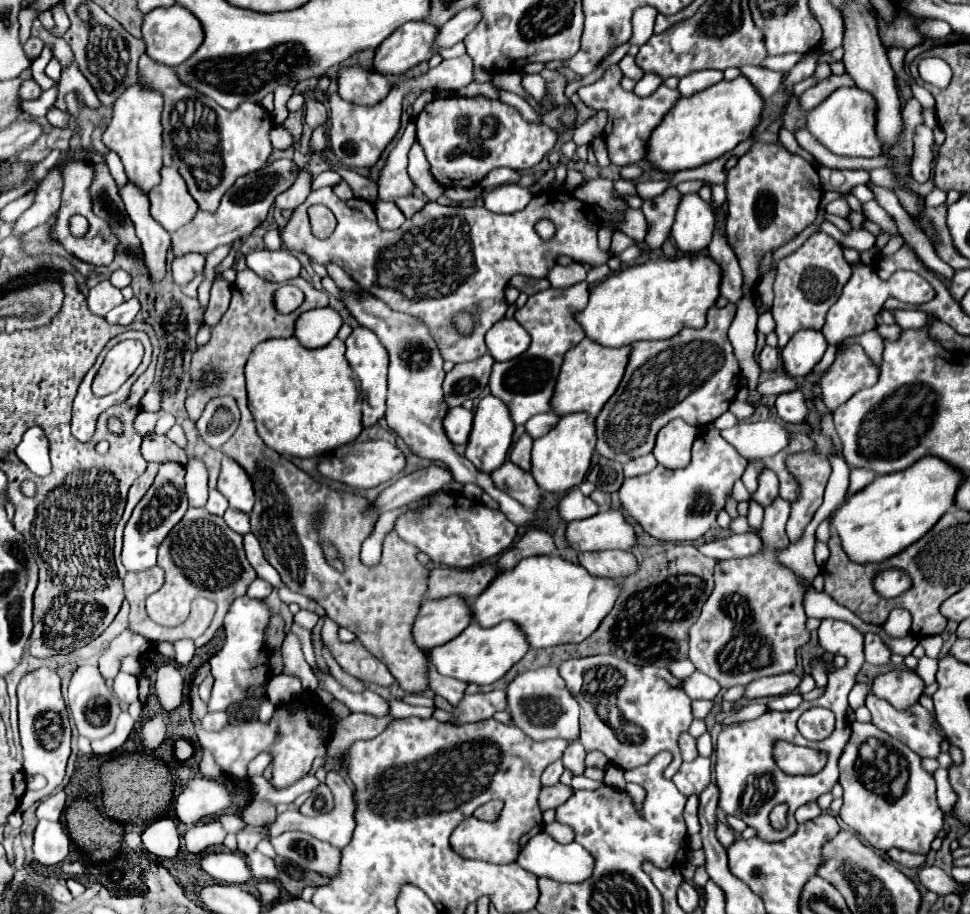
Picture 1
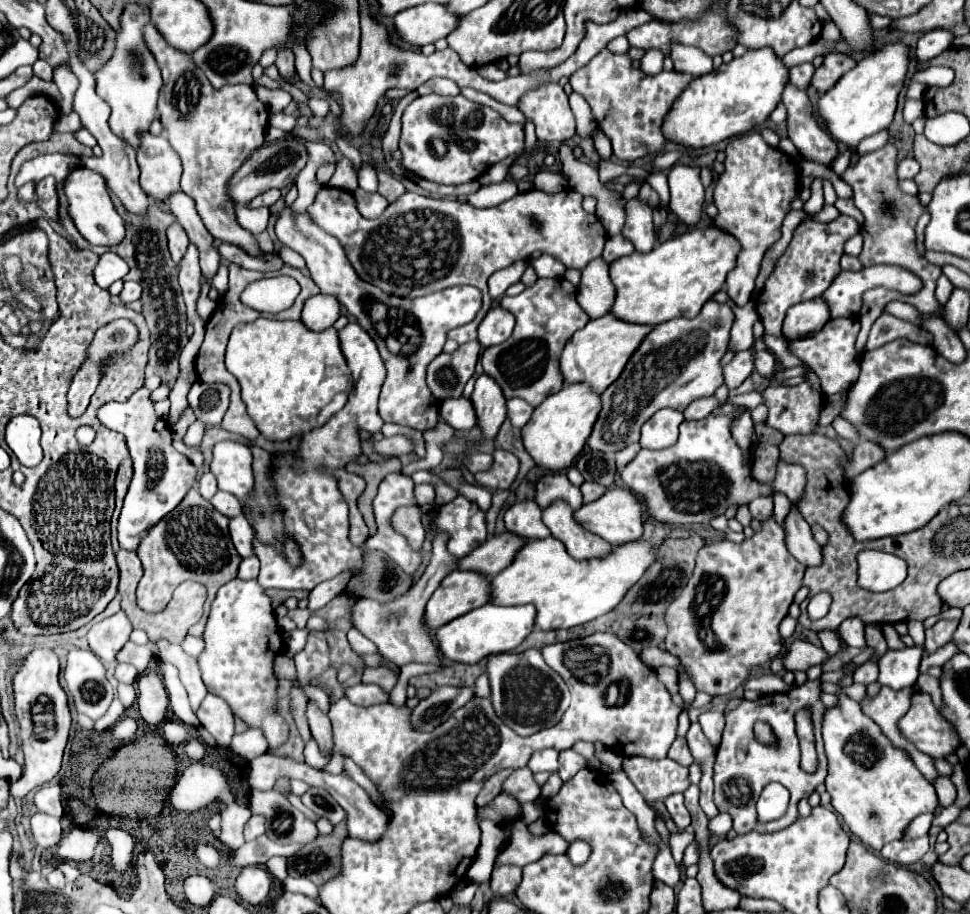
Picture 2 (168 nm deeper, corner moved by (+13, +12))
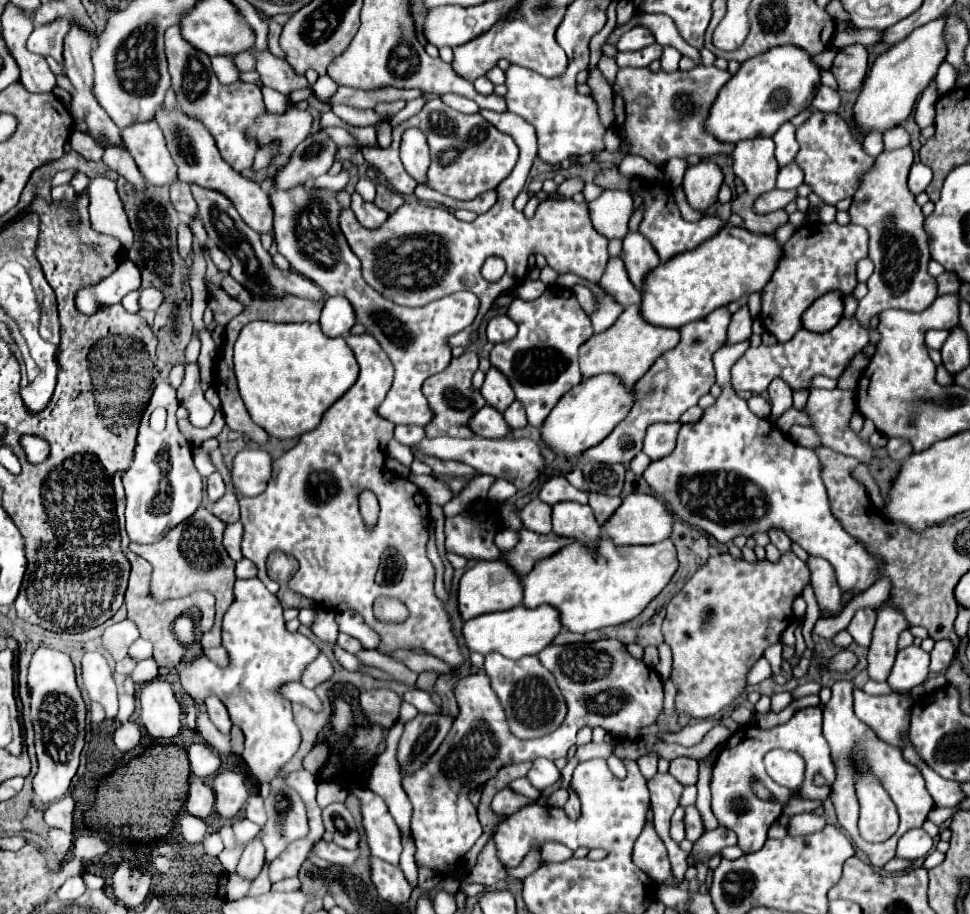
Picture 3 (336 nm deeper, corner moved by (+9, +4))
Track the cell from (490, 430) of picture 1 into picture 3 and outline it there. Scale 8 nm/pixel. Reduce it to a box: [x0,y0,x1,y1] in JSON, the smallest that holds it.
[481,369,515,411]

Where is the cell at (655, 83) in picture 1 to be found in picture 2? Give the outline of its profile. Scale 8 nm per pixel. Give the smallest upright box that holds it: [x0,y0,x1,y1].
[641,49,663,75]

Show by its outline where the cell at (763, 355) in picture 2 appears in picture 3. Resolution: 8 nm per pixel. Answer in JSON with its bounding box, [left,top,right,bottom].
[767,379,793,421]

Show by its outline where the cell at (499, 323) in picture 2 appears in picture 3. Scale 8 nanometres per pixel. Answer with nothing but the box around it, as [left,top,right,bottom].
[487,315,517,343]

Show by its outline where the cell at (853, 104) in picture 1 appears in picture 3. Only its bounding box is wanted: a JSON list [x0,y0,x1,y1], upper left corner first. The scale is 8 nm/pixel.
[853,17,947,133]

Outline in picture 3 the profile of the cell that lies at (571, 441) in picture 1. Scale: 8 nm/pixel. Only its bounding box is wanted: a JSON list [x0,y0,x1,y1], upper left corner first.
[541,375,633,457]

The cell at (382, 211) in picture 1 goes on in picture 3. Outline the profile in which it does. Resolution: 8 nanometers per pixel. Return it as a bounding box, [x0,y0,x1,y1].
[351,193,387,229]

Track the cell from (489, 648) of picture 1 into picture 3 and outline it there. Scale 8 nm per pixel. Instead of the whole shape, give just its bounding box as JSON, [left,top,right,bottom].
[463,605,561,659]

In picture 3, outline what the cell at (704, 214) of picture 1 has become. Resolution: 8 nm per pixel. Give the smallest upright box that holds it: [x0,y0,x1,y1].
[683,159,723,211]

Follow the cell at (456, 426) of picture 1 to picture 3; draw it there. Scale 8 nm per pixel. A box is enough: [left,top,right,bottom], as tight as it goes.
[471,405,511,437]

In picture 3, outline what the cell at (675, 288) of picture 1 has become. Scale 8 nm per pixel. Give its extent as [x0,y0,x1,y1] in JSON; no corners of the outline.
[641,225,783,329]

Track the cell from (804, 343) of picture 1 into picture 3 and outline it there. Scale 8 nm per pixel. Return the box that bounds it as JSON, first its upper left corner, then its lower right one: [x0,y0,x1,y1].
[803,293,843,333]

